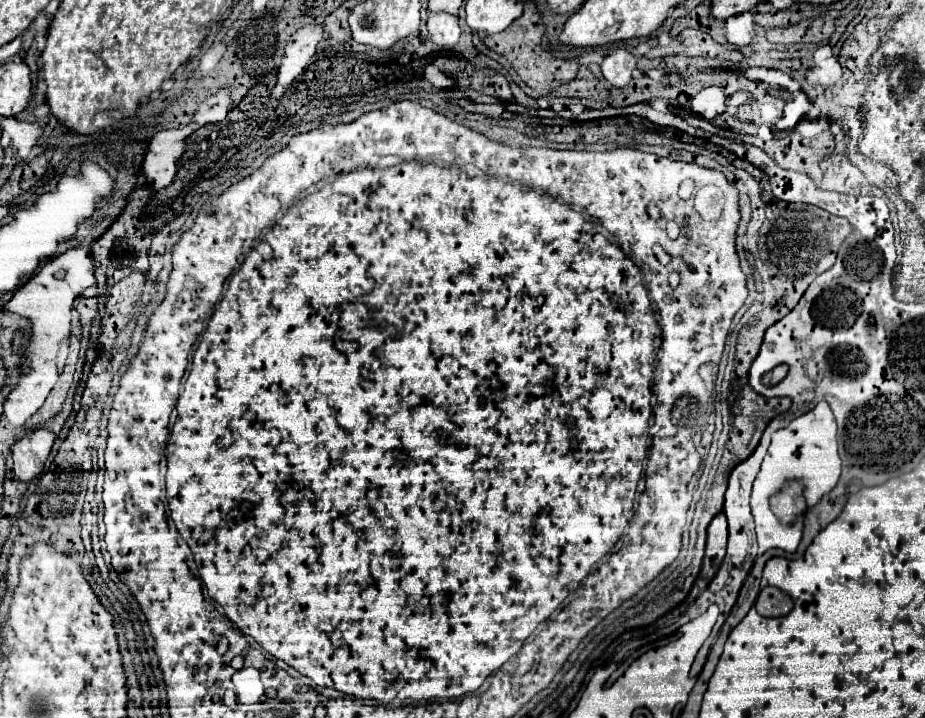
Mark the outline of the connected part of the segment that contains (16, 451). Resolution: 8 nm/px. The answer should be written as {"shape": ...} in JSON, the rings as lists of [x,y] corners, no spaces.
{"shape":[[[39,428],[23,436],[13,448],[13,474],[19,482],[29,484],[35,480],[45,466],[45,460],[51,454],[55,434],[49,428]]]}

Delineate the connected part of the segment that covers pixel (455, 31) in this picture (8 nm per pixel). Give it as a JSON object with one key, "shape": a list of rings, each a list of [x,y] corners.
{"shape":[[[429,14],[427,18],[427,28],[429,28],[429,36],[431,42],[435,42],[437,46],[449,50],[459,42],[461,30],[457,24],[457,16],[451,14]]]}

